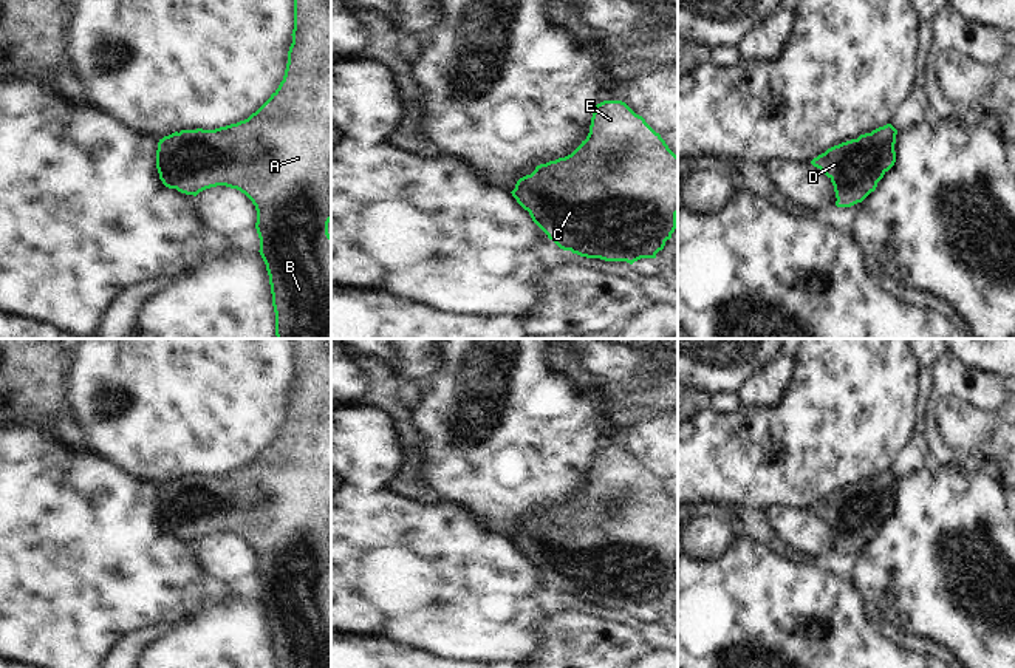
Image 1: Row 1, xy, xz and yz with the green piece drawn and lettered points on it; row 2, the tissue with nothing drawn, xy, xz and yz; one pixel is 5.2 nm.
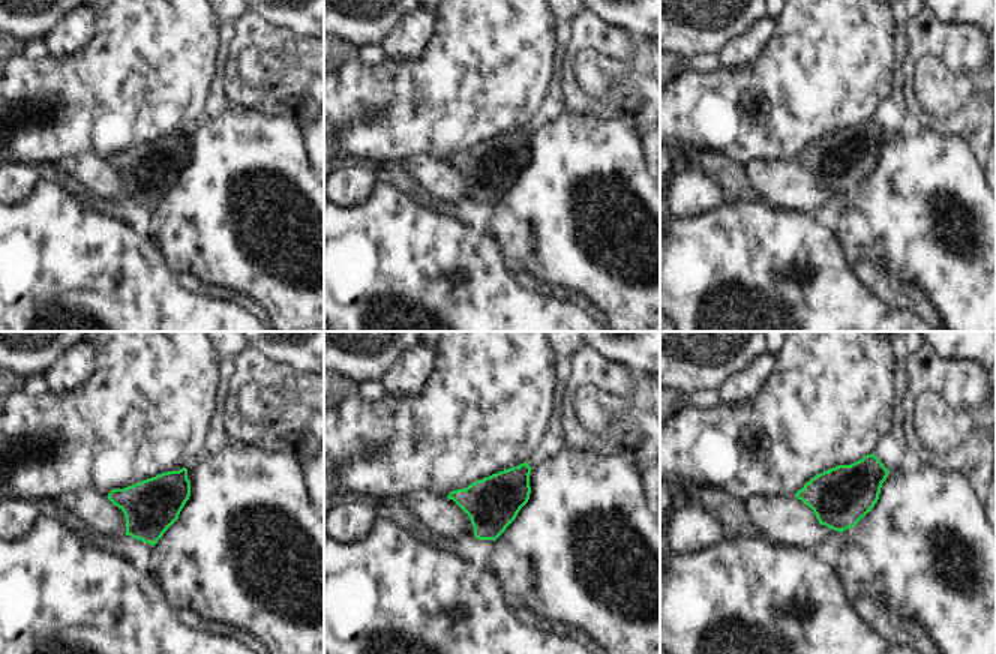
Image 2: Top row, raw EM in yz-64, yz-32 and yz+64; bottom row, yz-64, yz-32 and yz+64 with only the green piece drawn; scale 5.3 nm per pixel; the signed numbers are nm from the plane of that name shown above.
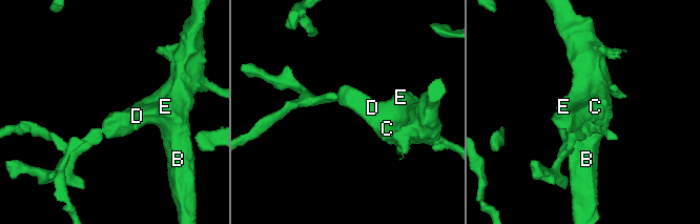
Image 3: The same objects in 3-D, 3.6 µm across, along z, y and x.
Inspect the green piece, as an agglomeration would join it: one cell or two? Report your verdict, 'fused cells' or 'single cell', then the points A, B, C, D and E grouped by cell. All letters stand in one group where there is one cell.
single cell; A B C D E

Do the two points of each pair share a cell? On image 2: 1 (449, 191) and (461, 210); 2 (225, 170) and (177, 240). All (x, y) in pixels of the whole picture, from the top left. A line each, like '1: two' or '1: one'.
1: two
2: one

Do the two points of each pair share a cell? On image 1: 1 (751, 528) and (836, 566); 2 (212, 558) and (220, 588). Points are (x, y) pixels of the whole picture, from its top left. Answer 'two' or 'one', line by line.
1: one
2: two

